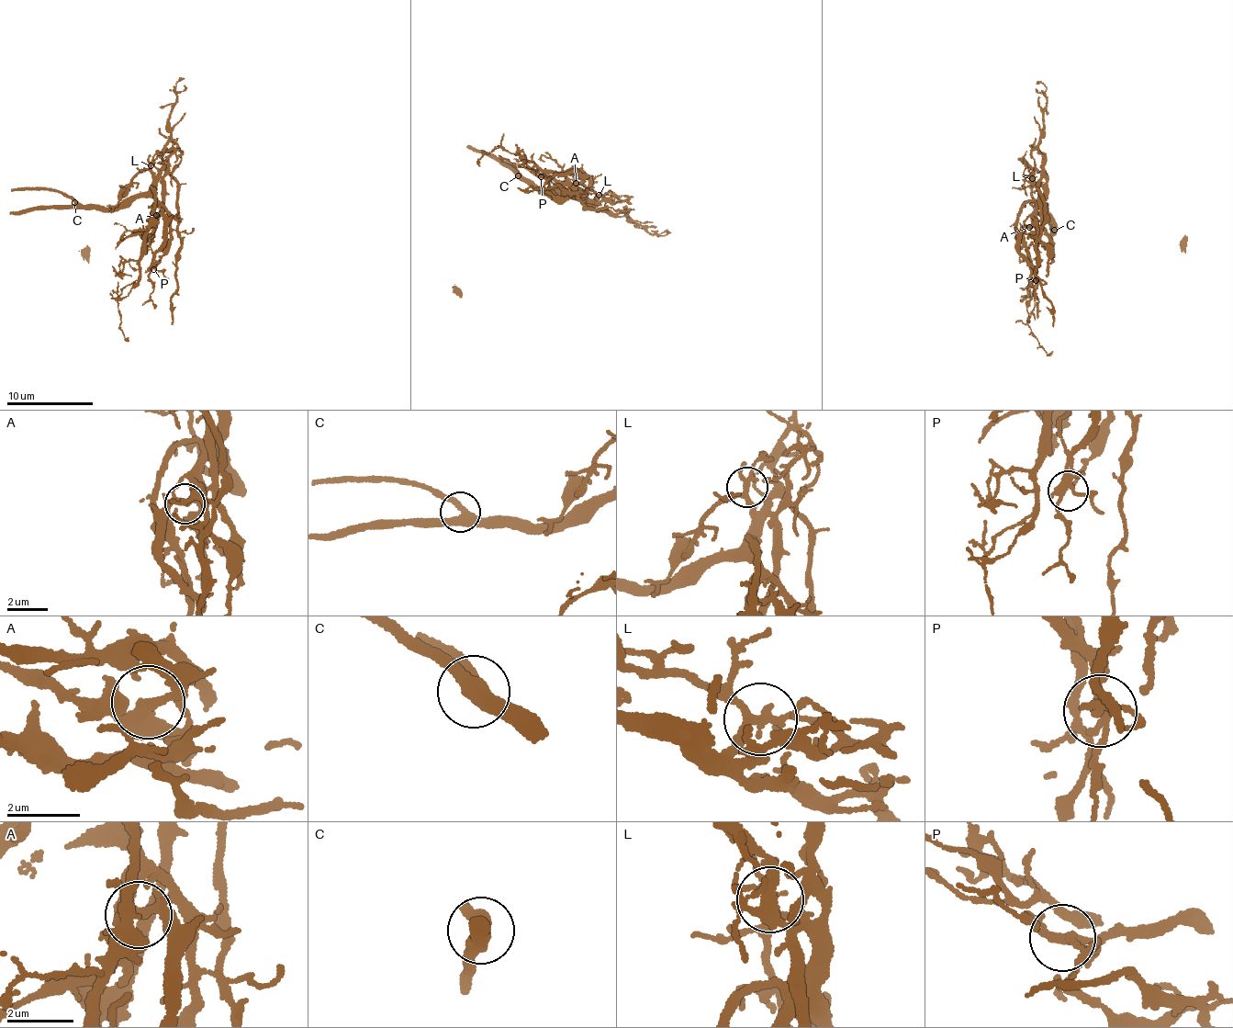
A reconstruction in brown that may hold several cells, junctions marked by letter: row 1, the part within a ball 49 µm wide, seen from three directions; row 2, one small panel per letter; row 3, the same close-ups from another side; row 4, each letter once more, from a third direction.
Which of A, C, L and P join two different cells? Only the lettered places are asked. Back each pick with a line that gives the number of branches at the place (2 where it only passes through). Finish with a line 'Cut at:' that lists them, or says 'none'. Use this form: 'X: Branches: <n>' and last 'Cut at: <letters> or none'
Cut at: none

